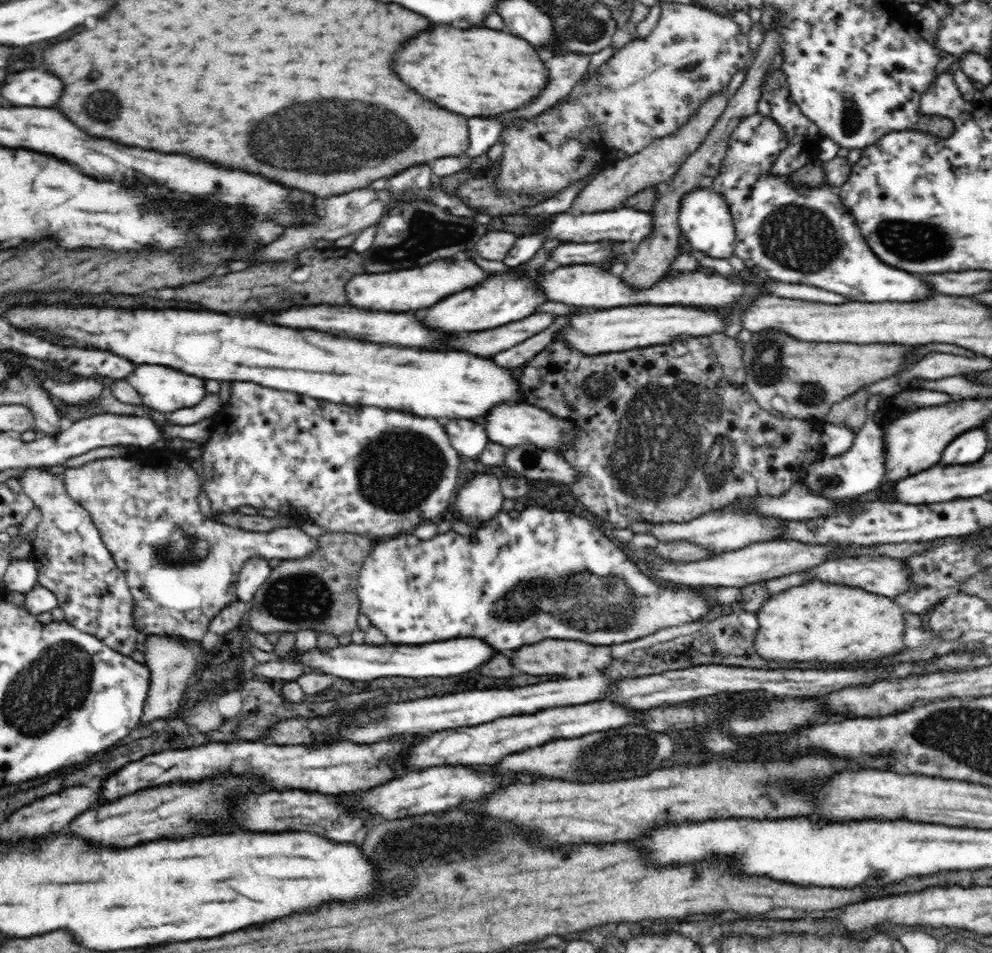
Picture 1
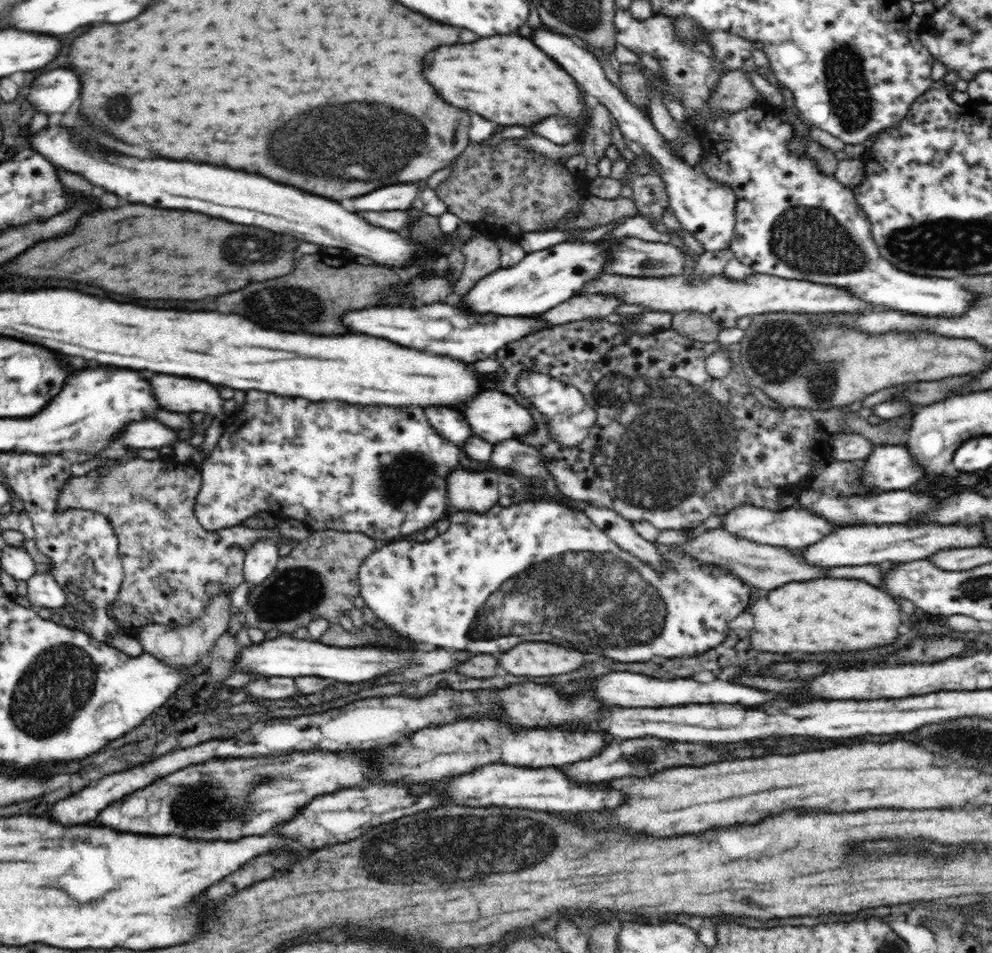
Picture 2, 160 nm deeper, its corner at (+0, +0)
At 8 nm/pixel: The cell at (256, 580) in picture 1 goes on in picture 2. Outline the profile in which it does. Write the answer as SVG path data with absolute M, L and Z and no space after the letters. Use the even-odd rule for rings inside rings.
M260 538L245 554L243 580L250 586L261 584L276 570L280 561L277 542L271 538Z

